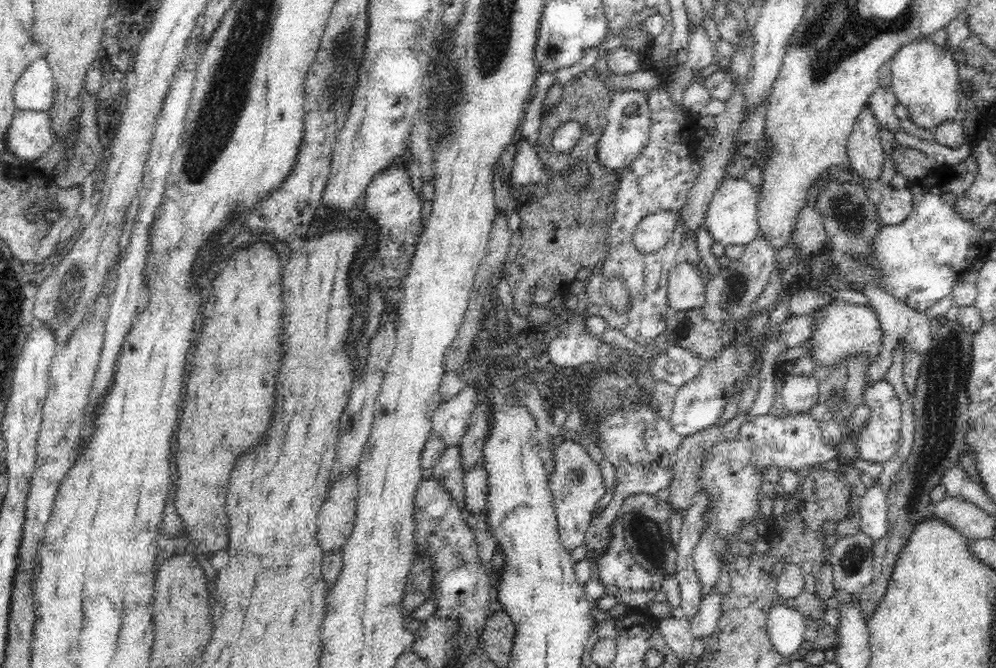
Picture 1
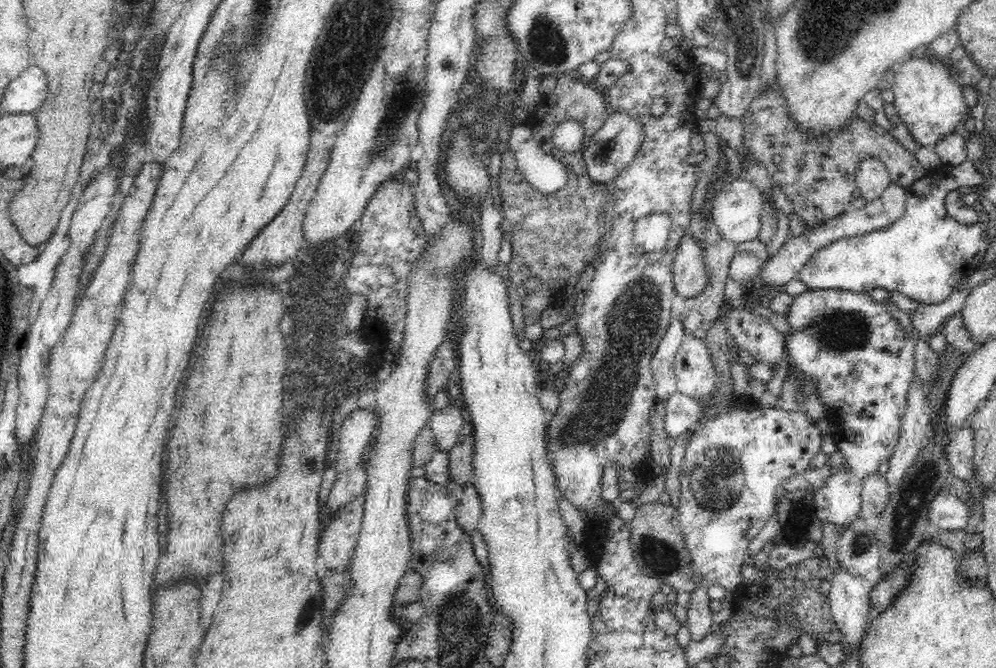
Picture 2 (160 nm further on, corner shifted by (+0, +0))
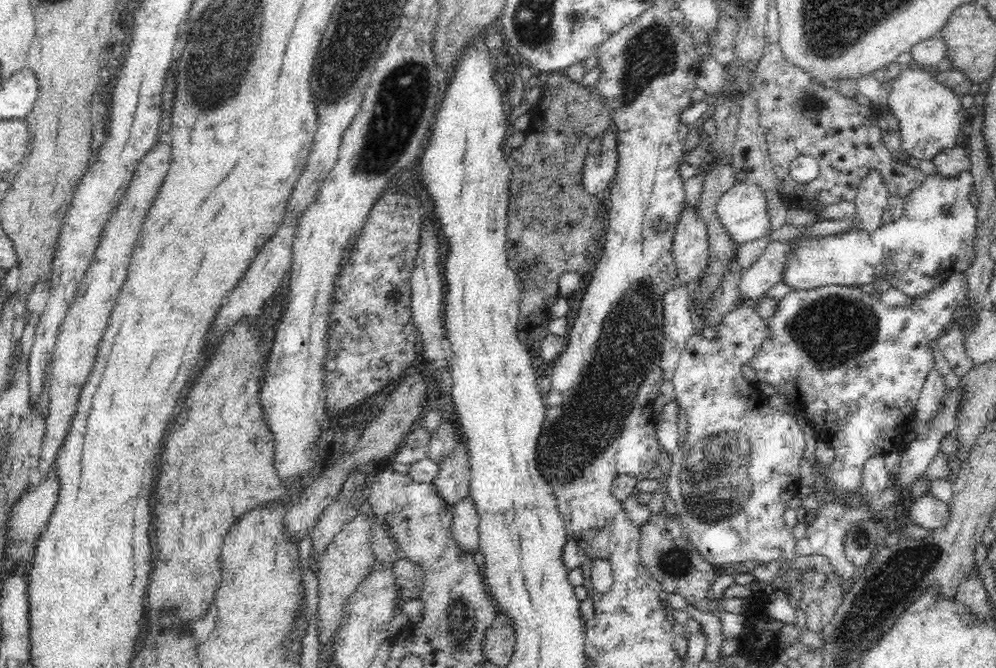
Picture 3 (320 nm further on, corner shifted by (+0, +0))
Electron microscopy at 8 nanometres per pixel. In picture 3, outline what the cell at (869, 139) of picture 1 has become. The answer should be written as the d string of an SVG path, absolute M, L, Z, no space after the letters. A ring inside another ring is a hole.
M868 170L868 174L860 180L858 185L858 192L855 198L855 224L856 229L851 231L828 235L823 237L812 237L809 239L798 239L792 246L791 251L787 254L785 267L783 268L783 282L788 285L793 290L810 290L821 288L824 286L830 285L840 285L840 286L850 286L859 288L864 285L869 285L870 283L876 282L876 280L888 280L892 287L900 290L904 295L910 298L920 298L920 296L926 296L928 292L932 292L936 286L944 284L946 280L952 276L955 272L965 271L973 261L974 258L974 237L977 231L977 205L973 199L973 174L970 170L964 170L956 174L956 176L942 176L938 172L935 174L930 174L926 176L926 180L916 188L912 190L908 196L903 198L903 212L900 215L900 218L895 221L890 221L886 224L882 223L882 212L886 210L888 206L888 198L890 196L885 180L882 178L882 175L877 170Z

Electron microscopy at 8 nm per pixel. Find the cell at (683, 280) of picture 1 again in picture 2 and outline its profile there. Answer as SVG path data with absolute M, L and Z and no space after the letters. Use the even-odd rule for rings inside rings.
M688 232L681 238L676 249L672 276L675 292L687 300L702 294L708 284L702 247Z

